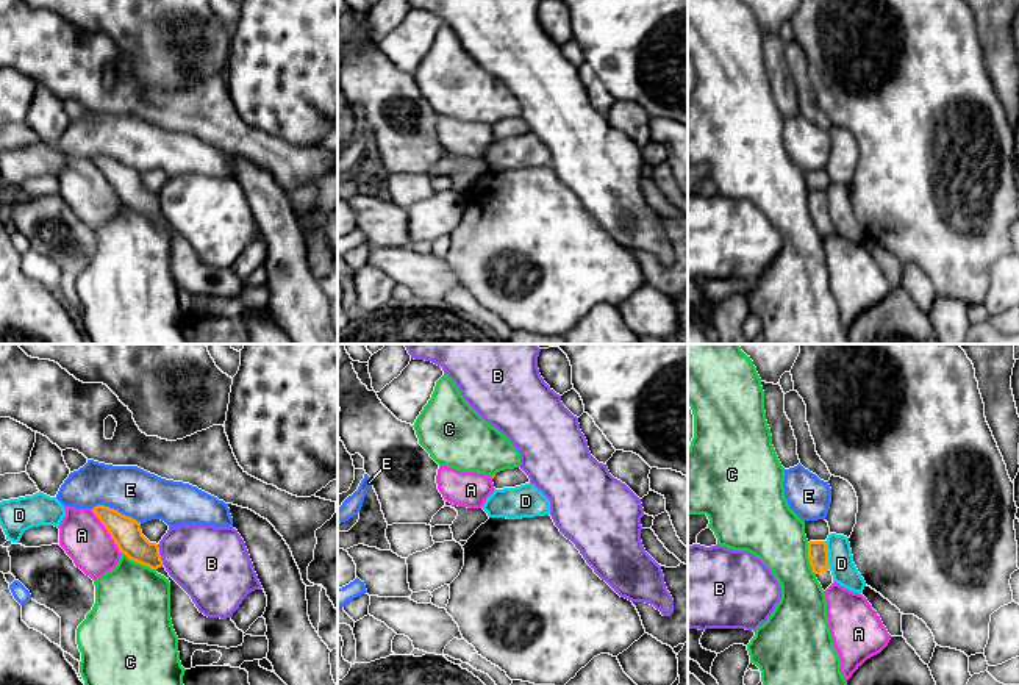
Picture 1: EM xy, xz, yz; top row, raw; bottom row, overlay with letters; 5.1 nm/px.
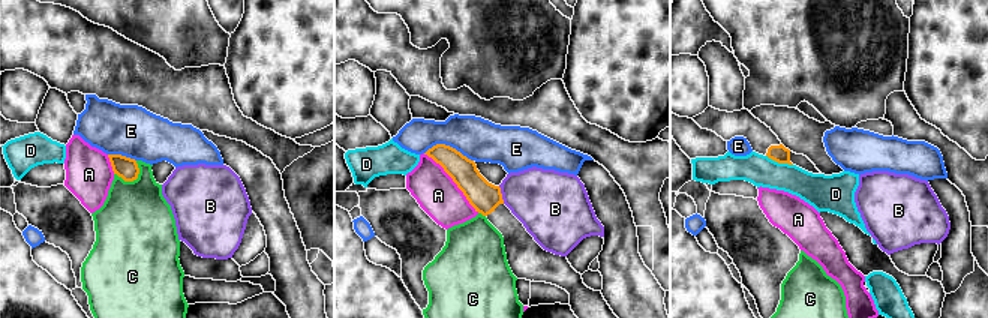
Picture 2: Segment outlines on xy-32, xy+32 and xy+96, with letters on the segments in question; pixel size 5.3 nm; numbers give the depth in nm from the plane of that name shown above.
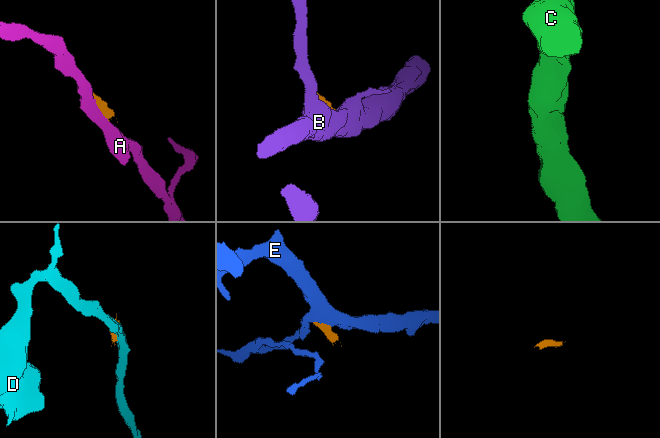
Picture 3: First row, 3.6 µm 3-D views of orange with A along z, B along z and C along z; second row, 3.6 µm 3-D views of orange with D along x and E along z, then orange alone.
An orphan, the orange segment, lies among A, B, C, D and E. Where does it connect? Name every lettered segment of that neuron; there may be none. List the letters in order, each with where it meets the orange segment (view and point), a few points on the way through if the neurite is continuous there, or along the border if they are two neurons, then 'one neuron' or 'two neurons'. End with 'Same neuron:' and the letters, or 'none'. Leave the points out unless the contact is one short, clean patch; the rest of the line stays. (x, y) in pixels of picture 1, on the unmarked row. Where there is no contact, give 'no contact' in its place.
A: contact xy (107, 179); border xy (91, 158), (121, 200); two neurons
B: contact xy (160, 205); border xy (157, 194), (164, 215); two neurons
C: contact xy (138, 211); border xy (121, 200), (130, 208), (155, 219); two neurons
D: contact yz (827, 205); two neurons
E: contact xy (116, 160); border xy (92, 157), (113, 157), (141, 172); two neurons
Same neuron: none

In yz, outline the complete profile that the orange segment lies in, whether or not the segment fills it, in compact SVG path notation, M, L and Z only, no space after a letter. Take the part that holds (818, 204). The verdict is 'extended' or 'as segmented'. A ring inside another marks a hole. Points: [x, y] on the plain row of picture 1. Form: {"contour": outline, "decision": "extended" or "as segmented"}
{"contour": "M810 191L808 192L808 208L816 224L817 231L825 241L833 233L833 225L828 214L828 200L825 191Z", "decision": "extended"}

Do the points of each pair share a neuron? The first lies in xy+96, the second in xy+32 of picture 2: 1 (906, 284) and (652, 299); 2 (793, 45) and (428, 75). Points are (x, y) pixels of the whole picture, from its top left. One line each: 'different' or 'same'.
1: different
2: different

